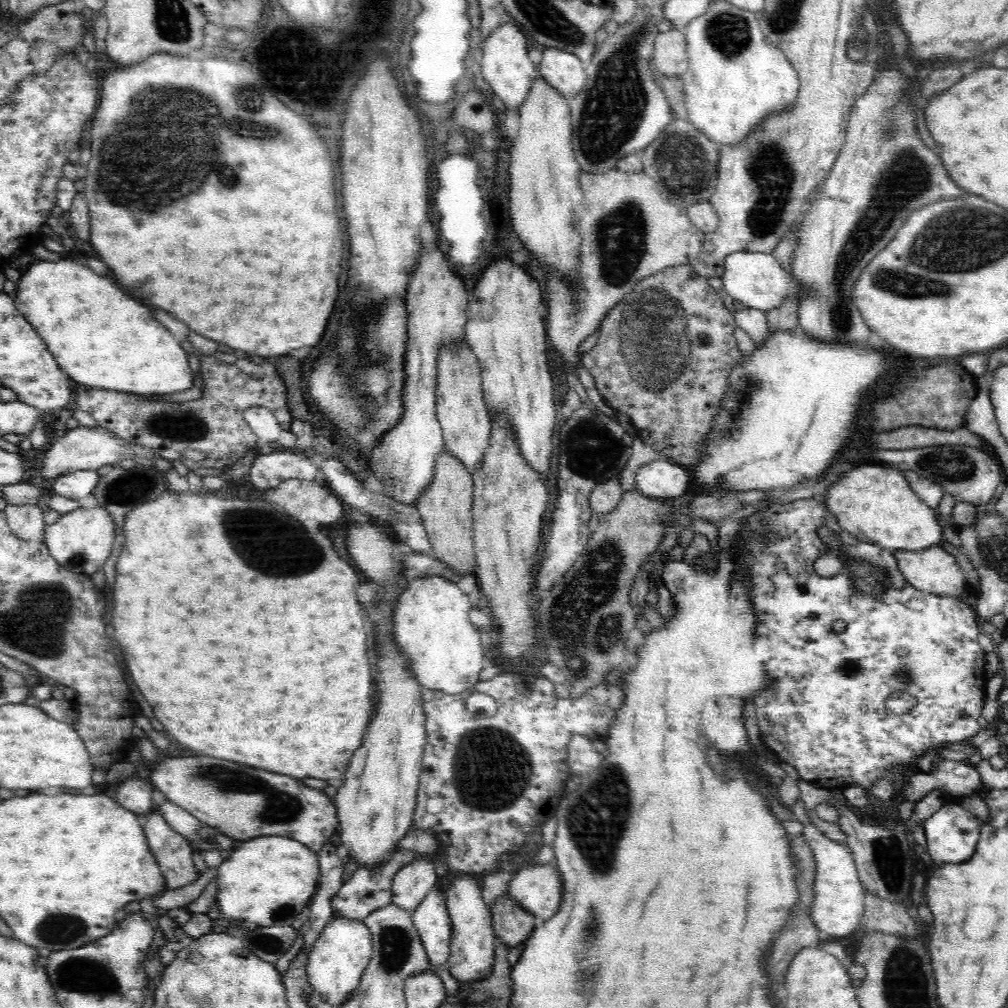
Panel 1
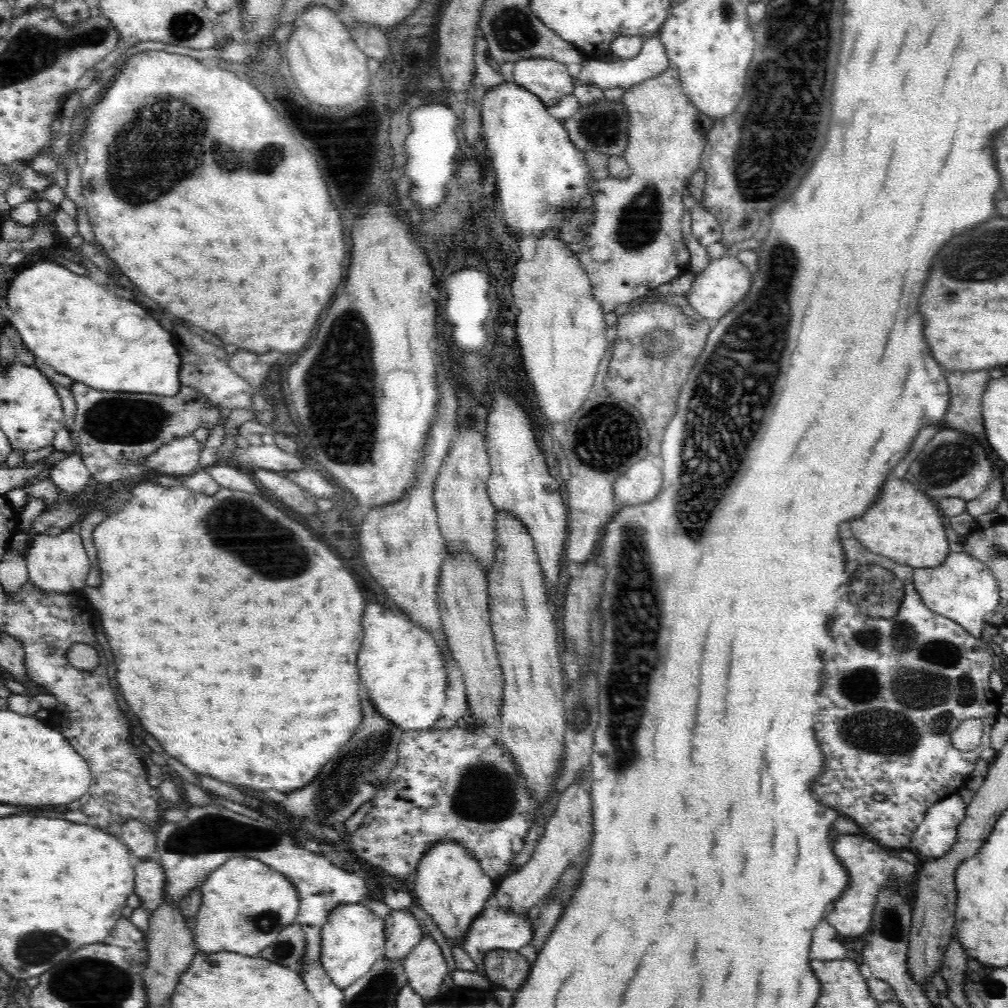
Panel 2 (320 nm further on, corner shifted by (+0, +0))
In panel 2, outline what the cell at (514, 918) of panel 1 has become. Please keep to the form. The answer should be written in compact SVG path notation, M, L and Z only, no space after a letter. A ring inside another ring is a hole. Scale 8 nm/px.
M495 949L484 960L483 974L489 982L516 992L526 982L531 968L527 958L516 951Z

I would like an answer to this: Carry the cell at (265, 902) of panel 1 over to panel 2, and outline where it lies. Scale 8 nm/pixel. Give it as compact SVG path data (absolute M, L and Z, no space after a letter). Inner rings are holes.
M232 858L222 863L200 888L202 903L194 919L195 949L204 955L232 952L256 957L276 942L280 931L295 922L298 891L292 881L252 858Z

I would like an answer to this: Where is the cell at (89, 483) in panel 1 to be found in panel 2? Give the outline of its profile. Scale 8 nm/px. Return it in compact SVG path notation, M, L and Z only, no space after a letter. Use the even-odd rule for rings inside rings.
M78 452L55 462L55 466L47 473L47 477L52 479L58 488L71 495L82 491L90 482L90 476Z

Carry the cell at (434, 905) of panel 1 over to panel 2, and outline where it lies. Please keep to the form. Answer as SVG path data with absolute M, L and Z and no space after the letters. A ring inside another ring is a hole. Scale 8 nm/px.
M427 932L414 947L403 963L407 986L422 997L427 1007L439 999L438 989L448 974L448 966L440 947Z

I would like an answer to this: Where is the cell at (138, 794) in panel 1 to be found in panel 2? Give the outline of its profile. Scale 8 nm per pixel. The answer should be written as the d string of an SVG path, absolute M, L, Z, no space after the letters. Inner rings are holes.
M129 821L117 829L120 840L132 854L135 861L148 859L155 856L157 851L157 834L153 828L140 823L140 821Z

